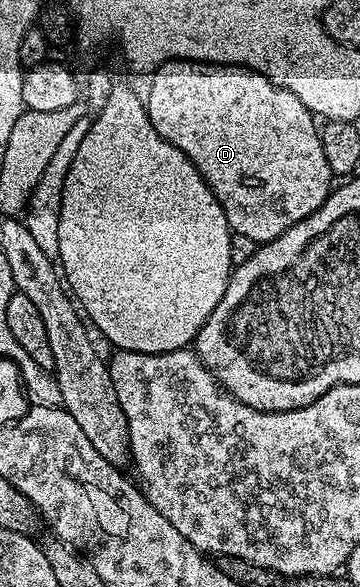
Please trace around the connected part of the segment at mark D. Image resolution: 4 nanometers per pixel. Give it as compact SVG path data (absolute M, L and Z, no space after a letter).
M165 61L159 69L154 70L149 81L150 90L144 93L144 100L148 115L152 119L152 127L156 127L156 131L160 131L162 138L172 143L172 147L184 151L184 155L188 155L196 171L200 171L204 183L208 183L208 187L222 205L224 215L230 224L231 234L239 233L259 243L271 241L284 235L288 227L312 215L312 211L316 211L322 206L324 199L328 199L328 195L332 192L332 184L330 185L332 174L328 167L328 159L324 159L320 125L314 114L308 111L308 107L304 107L304 103L300 103L300 99L292 95L292 91L284 91L284 87L276 87L276 83L272 83L267 77L251 69L239 69L236 65L211 65L204 61Z

